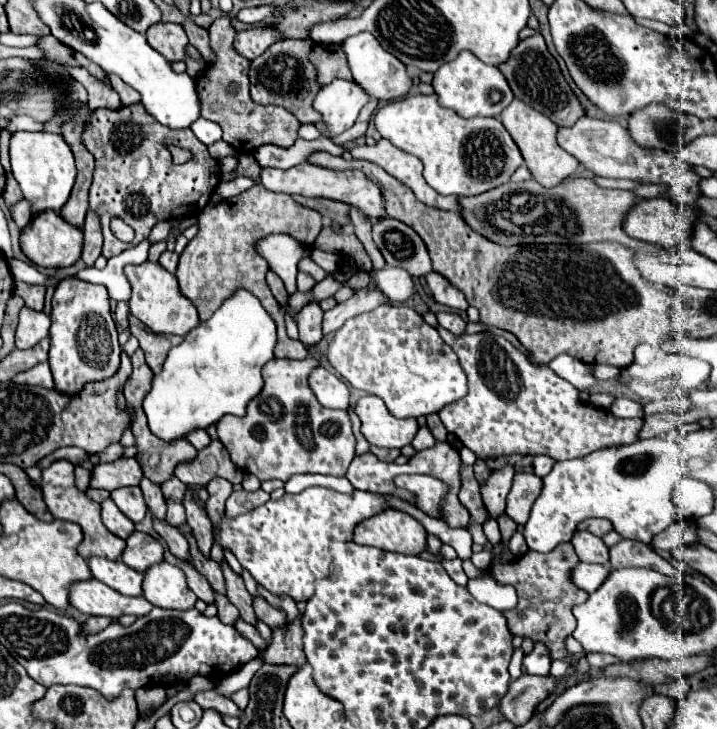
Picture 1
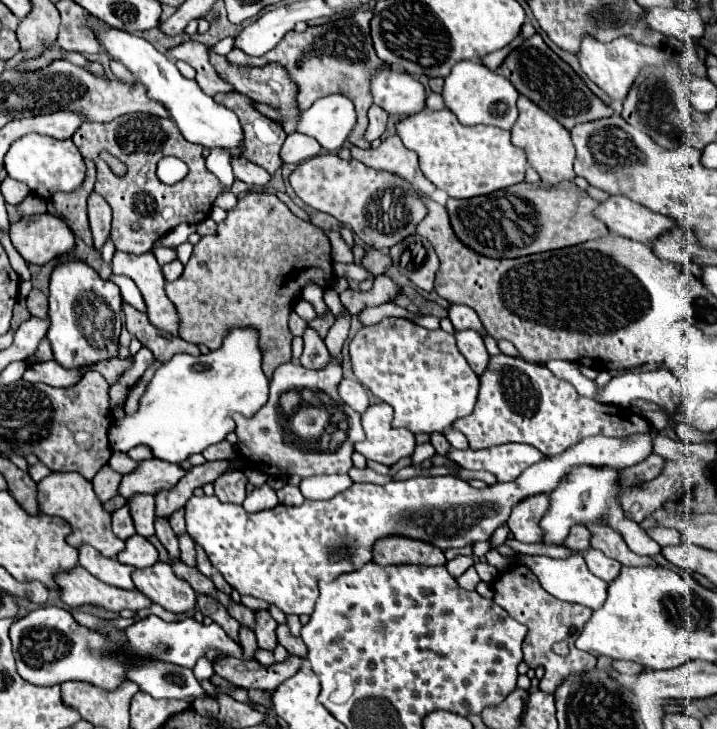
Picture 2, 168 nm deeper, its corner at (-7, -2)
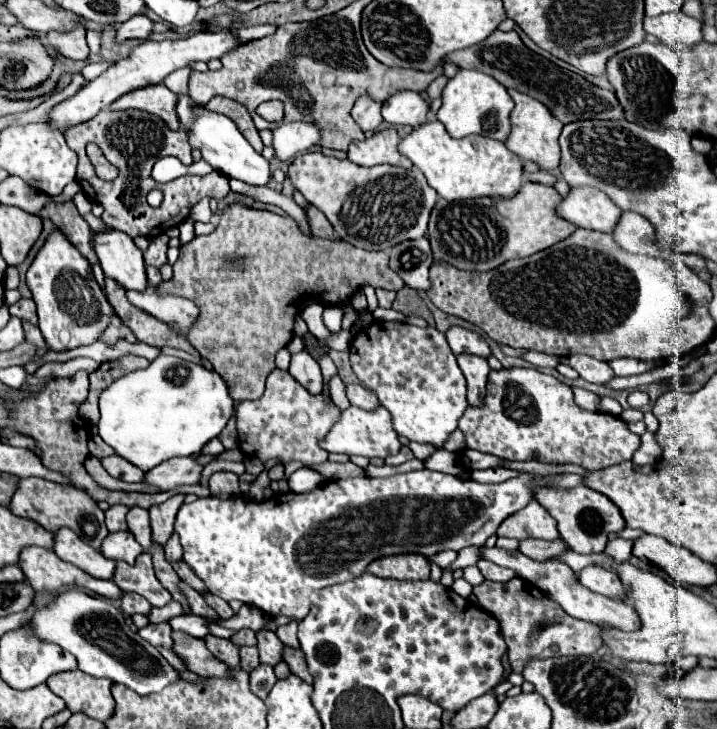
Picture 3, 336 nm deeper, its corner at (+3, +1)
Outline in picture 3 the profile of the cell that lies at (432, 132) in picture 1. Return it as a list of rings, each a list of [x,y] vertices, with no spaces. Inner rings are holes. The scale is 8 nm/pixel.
[[[438,119],[414,127],[406,137],[402,137],[398,151],[408,157],[424,173],[428,185],[448,201],[494,195],[510,197],[522,187],[522,161],[508,151],[504,143],[480,135],[454,139]]]

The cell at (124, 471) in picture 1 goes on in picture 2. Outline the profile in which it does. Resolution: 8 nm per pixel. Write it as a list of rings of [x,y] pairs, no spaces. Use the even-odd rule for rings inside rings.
[[[144,460],[138,470],[126,474],[120,484],[120,496],[130,498],[134,494],[158,494],[160,490],[174,488],[186,470],[180,464],[166,464],[162,460]]]

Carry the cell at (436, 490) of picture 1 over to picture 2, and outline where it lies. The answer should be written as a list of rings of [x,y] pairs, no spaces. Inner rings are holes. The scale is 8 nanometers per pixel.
[[[654,428],[648,436],[628,436],[628,438],[606,438],[606,436],[590,436],[582,438],[578,444],[568,448],[566,452],[544,458],[538,464],[530,466],[522,472],[516,480],[486,486],[482,490],[472,488],[468,482],[460,480],[458,476],[442,476],[442,478],[410,478],[402,482],[390,480],[386,486],[376,484],[352,484],[342,494],[334,496],[332,500],[304,500],[300,506],[284,506],[278,504],[270,510],[262,512],[246,512],[238,504],[220,502],[216,496],[192,496],[186,502],[186,532],[188,536],[206,552],[212,566],[224,576],[224,580],[238,590],[242,596],[254,596],[266,600],[268,604],[278,606],[284,614],[296,616],[310,616],[314,612],[314,604],[318,598],[318,582],[326,580],[332,582],[342,574],[354,572],[372,560],[372,546],[386,538],[386,536],[404,536],[412,540],[428,542],[442,552],[448,548],[464,548],[468,544],[488,540],[496,528],[500,528],[512,508],[536,494],[550,494],[558,488],[558,484],[568,476],[574,466],[596,466],[596,468],[628,468],[652,452],[652,436]]]

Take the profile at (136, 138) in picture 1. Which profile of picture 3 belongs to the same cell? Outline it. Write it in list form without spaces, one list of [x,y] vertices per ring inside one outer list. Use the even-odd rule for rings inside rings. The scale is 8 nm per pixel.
[[[102,109],[96,117],[92,117],[86,123],[80,123],[76,127],[70,127],[68,131],[64,131],[66,143],[68,147],[78,155],[78,175],[76,181],[80,183],[82,191],[86,193],[86,197],[94,203],[100,203],[104,207],[102,213],[102,221],[118,231],[124,231],[130,237],[136,235],[144,235],[144,237],[158,237],[162,233],[166,233],[166,229],[180,225],[184,219],[188,219],[190,209],[202,199],[202,197],[214,197],[214,199],[222,199],[228,195],[230,185],[228,185],[228,177],[224,177],[222,173],[214,171],[210,175],[204,177],[196,177],[196,175],[184,175],[178,177],[166,185],[158,185],[156,181],[152,181],[150,171],[152,165],[166,155],[174,155],[178,157],[184,165],[192,163],[192,155],[190,155],[190,145],[184,133],[180,131],[172,131],[168,129],[168,125],[146,111],[136,111],[136,109],[128,109],[128,111],[108,111]],[[88,143],[96,143],[102,153],[106,155],[106,159],[112,165],[118,165],[120,175],[114,181],[102,181],[98,179],[98,175],[94,173],[94,165],[88,161],[86,155],[86,145]],[[152,189],[160,189],[164,193],[164,201],[160,207],[150,207],[146,203],[146,195]]]

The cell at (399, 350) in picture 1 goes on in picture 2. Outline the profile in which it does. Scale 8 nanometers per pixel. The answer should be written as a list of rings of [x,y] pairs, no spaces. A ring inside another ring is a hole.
[[[384,318],[374,326],[364,326],[358,330],[350,342],[350,360],[358,382],[362,382],[374,396],[394,408],[394,428],[406,428],[414,434],[444,432],[456,420],[468,416],[474,410],[480,382],[466,358],[460,354],[454,334],[444,330],[426,330],[406,318]]]

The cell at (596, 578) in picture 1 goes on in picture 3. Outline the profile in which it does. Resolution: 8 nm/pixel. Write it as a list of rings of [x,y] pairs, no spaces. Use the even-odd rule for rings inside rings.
[[[484,547],[482,557],[494,561],[500,567],[514,569],[518,573],[518,577],[534,583],[538,589],[542,589],[552,601],[556,601],[572,617],[592,621],[596,625],[612,625],[612,627],[618,627],[624,631],[634,631],[640,627],[640,619],[638,619],[636,611],[626,601],[612,601],[612,597],[600,597],[600,593],[592,593],[590,589],[584,589],[584,585],[580,585],[572,567],[560,559],[552,557],[548,561],[532,561],[530,557],[524,557],[520,551],[504,551],[498,547],[492,547],[492,549]]]

